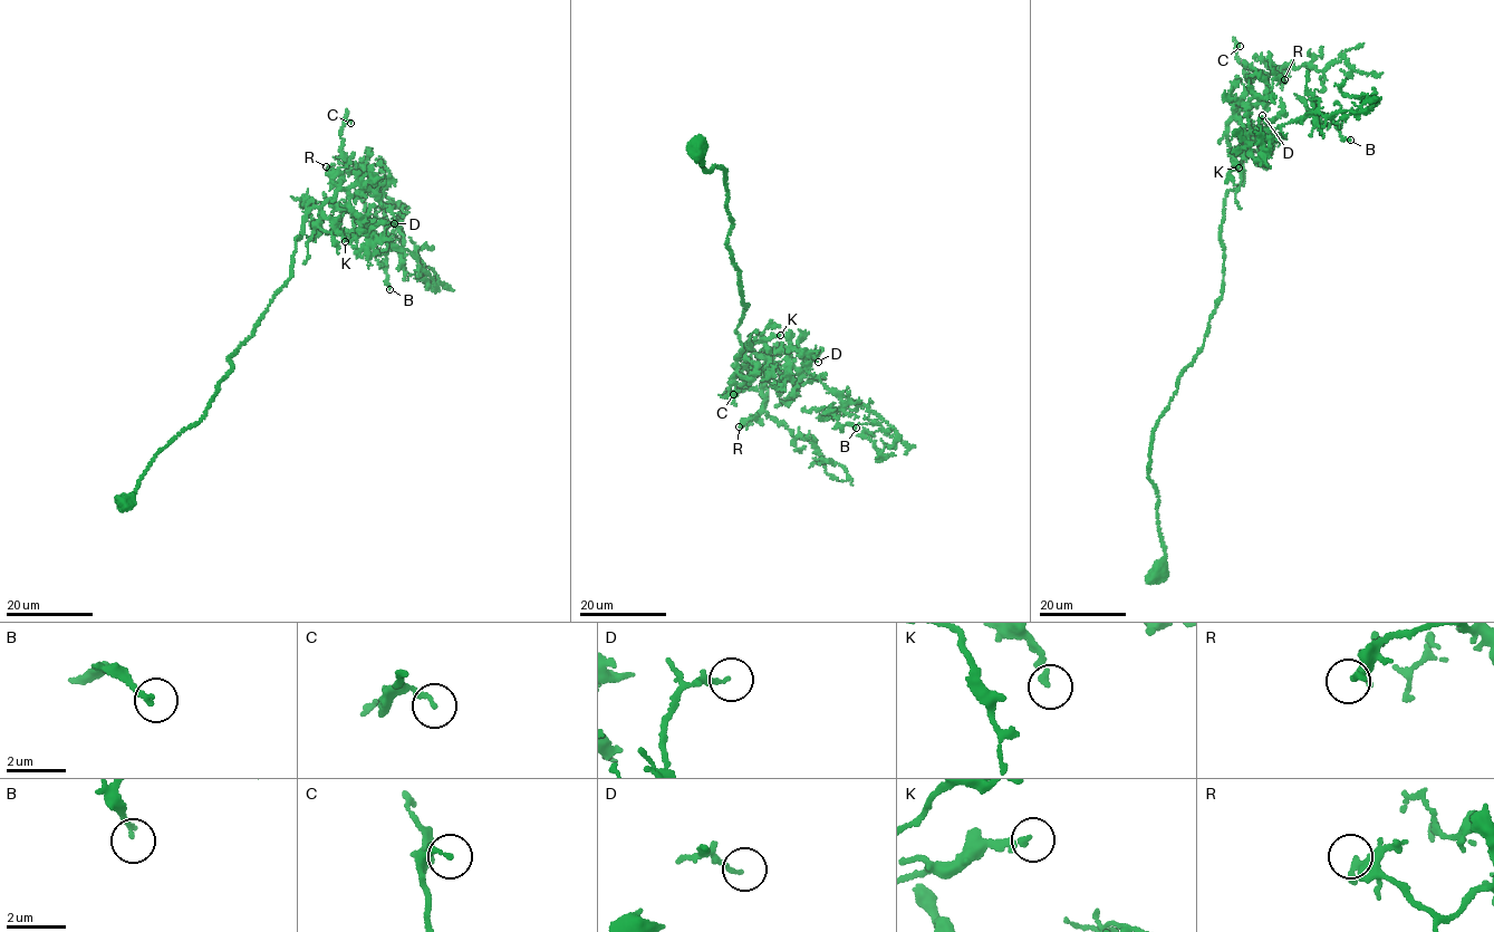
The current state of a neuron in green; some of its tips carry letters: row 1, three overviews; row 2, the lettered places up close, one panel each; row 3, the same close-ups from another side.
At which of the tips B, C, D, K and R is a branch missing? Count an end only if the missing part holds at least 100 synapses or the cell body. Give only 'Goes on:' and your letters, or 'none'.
Goes on: none

